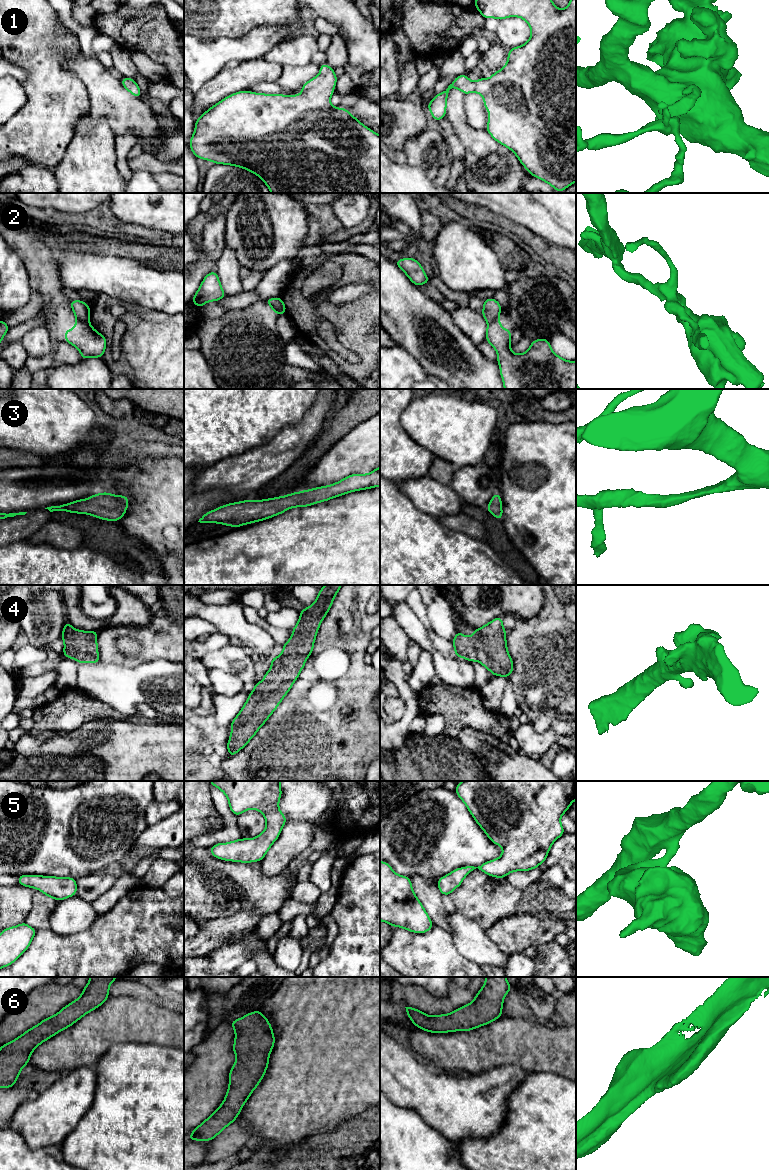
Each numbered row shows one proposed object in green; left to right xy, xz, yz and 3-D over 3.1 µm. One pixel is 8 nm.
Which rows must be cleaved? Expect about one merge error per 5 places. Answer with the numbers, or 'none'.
2

